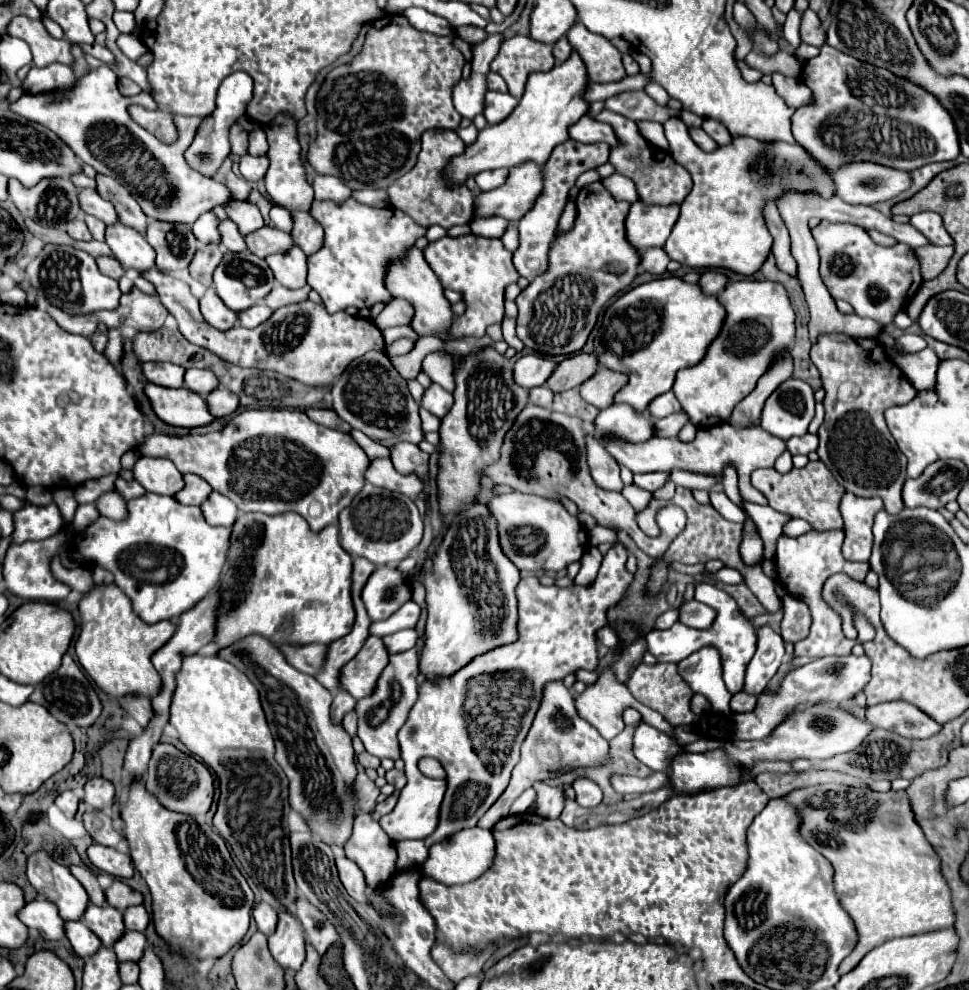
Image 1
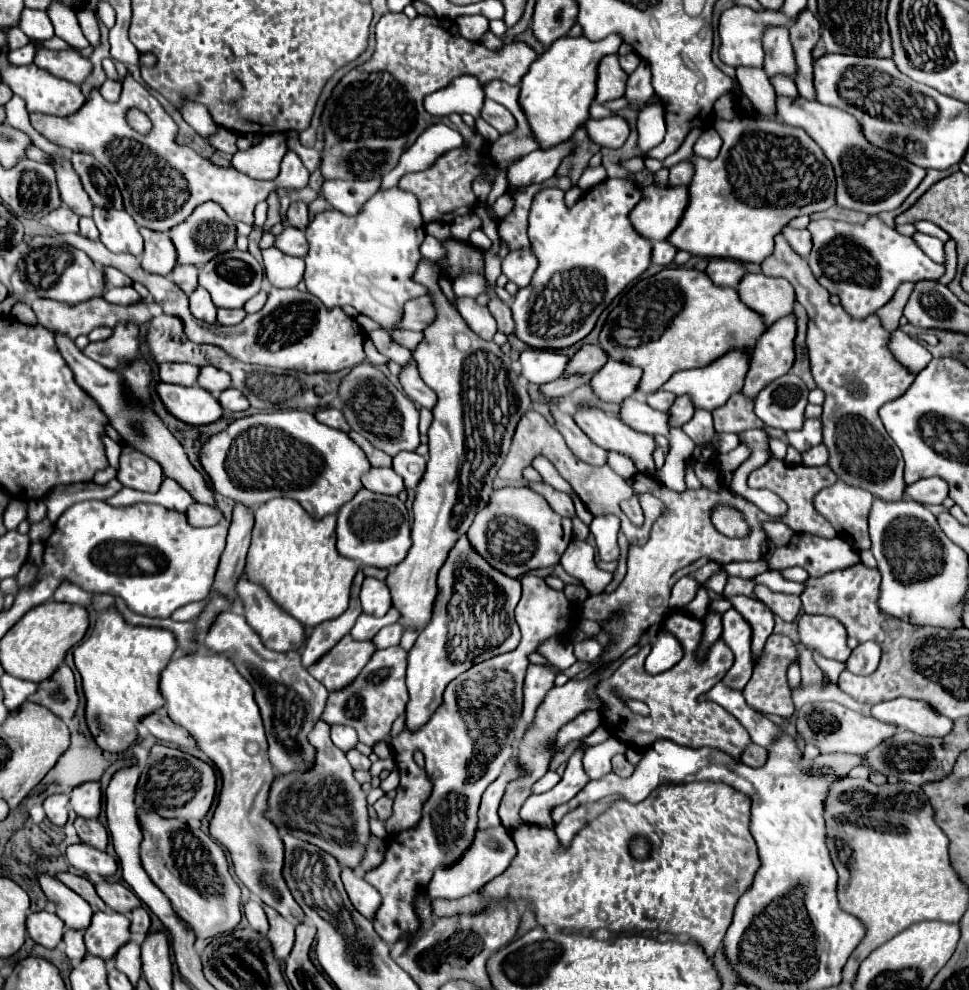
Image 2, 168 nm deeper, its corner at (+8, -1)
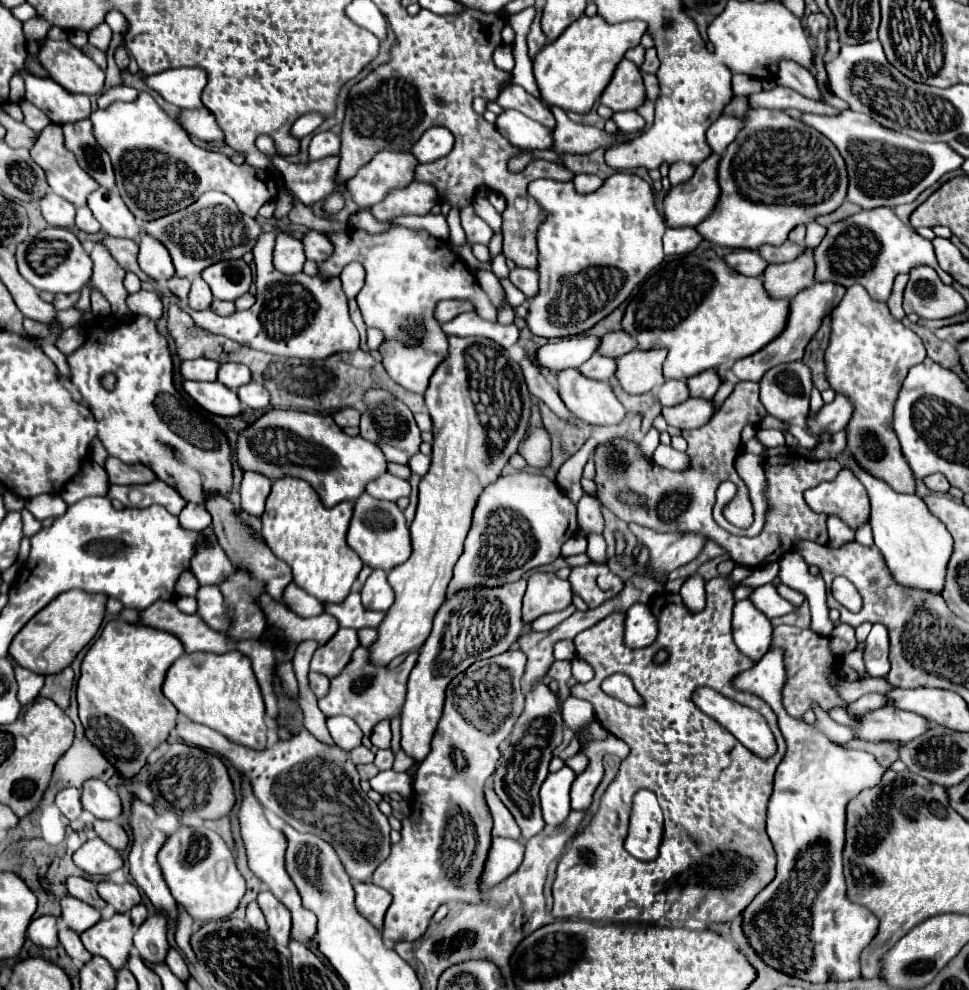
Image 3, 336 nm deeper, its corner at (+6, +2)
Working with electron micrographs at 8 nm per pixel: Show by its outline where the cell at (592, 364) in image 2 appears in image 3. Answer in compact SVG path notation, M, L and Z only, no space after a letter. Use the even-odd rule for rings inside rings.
M615 331L615 333L607 333L605 337L601 337L599 353L617 359L617 357L623 357L625 353L633 351L635 347L637 347L637 341L629 333Z

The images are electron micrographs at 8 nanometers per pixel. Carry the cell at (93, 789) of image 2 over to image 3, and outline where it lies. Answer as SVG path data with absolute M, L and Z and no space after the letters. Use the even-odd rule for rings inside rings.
M87 781L81 789L83 809L91 811L97 819L117 819L123 811L117 791L107 787L103 781Z

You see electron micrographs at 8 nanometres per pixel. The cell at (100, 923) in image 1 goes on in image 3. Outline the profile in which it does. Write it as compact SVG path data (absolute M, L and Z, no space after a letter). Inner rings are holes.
M115 913L111 919L101 919L81 935L83 945L99 957L105 957L115 971L127 965L133 949L133 923L129 915Z

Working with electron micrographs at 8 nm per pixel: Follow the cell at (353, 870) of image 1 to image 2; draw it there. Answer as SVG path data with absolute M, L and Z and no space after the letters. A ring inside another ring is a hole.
M343 868L341 880L343 880L347 896L349 896L351 904L355 906L355 910L359 910L365 918L371 920L375 916L375 910L381 904L379 892L371 884L367 884L363 880L363 876L359 872L355 872L353 868Z

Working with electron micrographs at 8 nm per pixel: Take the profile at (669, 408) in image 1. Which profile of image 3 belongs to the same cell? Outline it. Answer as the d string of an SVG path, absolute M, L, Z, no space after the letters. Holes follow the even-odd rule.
M685 379L665 381L665 383L659 387L657 397L659 397L659 401L661 401L665 407L673 407L673 405L685 403L685 401L689 399L689 389L687 389Z

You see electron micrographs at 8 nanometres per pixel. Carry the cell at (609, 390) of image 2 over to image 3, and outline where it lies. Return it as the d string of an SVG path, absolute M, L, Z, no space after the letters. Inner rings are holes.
M635 349L617 361L617 373L621 387L627 393L647 393L665 383L663 377L663 361L667 357L667 349Z

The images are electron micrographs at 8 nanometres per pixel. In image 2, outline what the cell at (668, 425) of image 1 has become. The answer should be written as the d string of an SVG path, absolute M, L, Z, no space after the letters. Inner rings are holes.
M677 398L673 402L673 406L669 408L669 426L671 428L679 428L685 422L689 422L693 418L693 404L689 404L689 398Z

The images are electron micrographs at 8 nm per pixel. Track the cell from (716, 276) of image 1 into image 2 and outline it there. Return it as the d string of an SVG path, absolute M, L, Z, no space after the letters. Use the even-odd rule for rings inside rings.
M709 260L705 274L711 278L715 286L731 286L735 288L745 274L743 266L733 260Z

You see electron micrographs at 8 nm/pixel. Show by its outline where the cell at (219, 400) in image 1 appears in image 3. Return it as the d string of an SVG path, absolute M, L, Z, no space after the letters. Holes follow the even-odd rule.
M251 381L247 385L243 385L239 391L237 391L239 399L243 401L245 407L251 407L251 409L265 409L269 407L269 391L263 389L263 385Z

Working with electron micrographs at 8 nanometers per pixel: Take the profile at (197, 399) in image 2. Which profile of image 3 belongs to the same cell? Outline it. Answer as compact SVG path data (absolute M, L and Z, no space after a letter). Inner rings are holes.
M185 381L183 389L209 413L215 415L239 415L241 401L235 391L227 389L223 383L201 383L201 381Z

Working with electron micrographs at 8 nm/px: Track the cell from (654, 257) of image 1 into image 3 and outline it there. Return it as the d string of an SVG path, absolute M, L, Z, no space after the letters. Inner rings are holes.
M667 227L663 245L665 255L683 255L697 249L697 245L703 241L703 237L697 233L695 227Z

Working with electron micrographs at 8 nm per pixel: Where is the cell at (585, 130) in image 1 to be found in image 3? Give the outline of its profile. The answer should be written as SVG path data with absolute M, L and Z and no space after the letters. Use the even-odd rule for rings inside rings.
M621 111L613 115L613 121L617 123L617 129L623 133L641 133L645 127L645 119L637 111Z

